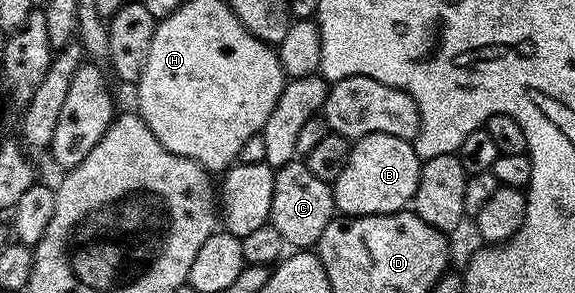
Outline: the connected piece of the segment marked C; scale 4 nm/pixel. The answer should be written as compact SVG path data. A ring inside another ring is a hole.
M292 159L288 164L275 169L273 206L270 223L278 230L283 243L296 250L308 250L319 245L322 230L337 215L332 185L314 178L307 163Z

